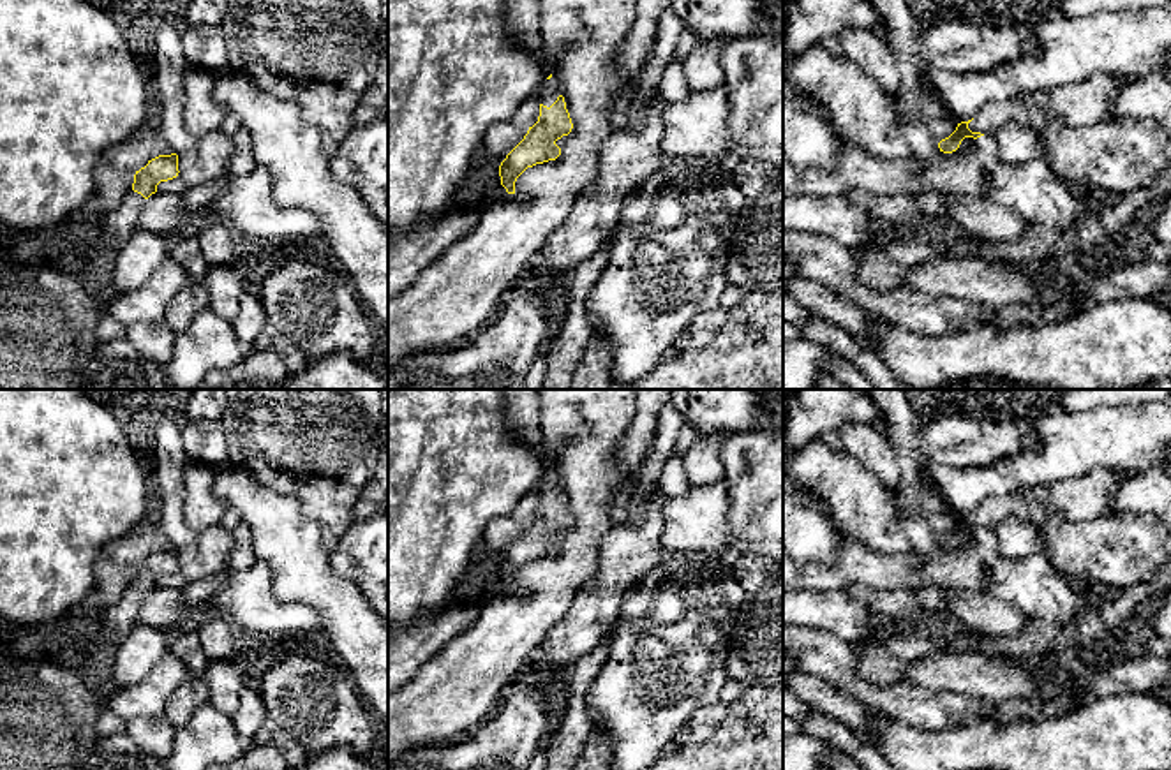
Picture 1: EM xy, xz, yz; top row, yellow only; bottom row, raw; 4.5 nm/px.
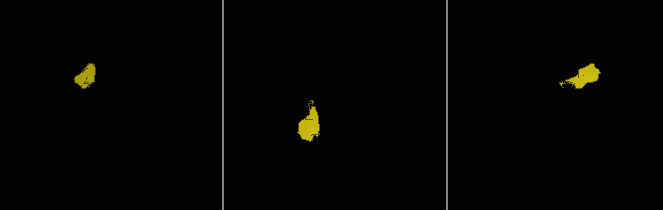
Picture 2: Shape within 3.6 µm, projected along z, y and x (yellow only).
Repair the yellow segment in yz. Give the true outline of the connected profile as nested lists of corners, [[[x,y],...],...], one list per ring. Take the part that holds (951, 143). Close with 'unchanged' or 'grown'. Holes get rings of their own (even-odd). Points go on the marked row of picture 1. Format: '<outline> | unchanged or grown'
[[[1106,72],[1092,74],[1085,81],[1055,86],[1046,93],[1019,95],[1011,100],[988,104],[973,120],[958,123],[956,130],[938,143],[940,152],[952,153],[965,137],[991,136],[1009,122],[1040,137],[1048,125],[1060,122],[1067,127],[1088,127],[1111,122],[1113,99],[1127,86],[1120,78]]] | grown

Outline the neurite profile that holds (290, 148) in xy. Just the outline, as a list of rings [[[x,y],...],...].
[[[243,70],[212,72],[213,99],[235,113],[252,136],[252,152],[272,181],[272,197],[280,208],[303,208],[321,224],[321,238],[353,282],[376,326],[388,337],[388,227],[369,210],[362,196],[340,183],[323,150],[321,132],[302,118],[300,106],[257,86]]]

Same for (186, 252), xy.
[[[198,238],[180,240],[169,252],[168,257],[183,268],[190,284],[203,284],[208,263],[205,261]]]

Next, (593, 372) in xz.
[[[594,328],[593,338],[578,363],[571,389],[612,389],[612,354],[608,344]]]

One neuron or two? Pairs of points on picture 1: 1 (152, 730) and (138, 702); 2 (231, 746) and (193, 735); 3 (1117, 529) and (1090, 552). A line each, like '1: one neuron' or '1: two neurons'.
1: two neurons
2: one neuron
3: one neuron

